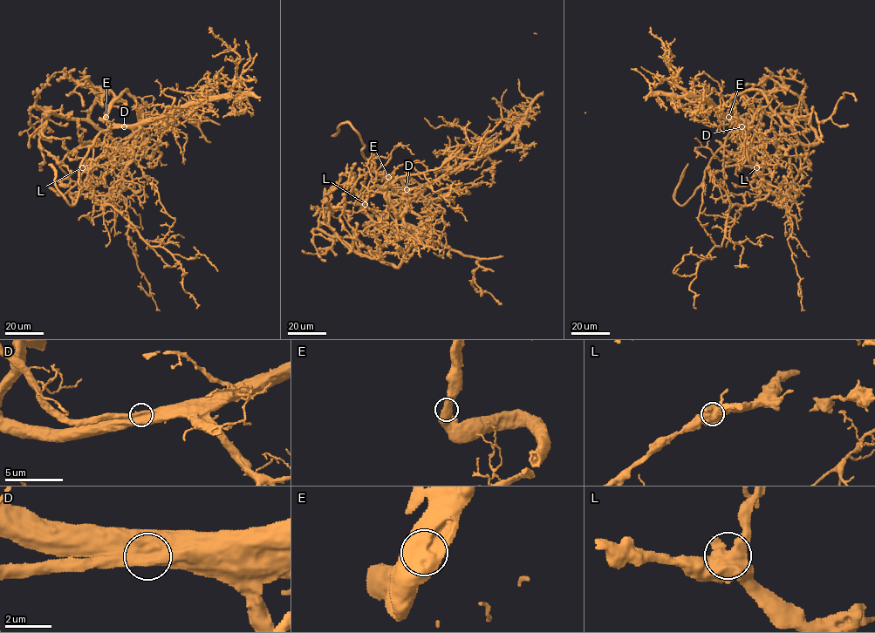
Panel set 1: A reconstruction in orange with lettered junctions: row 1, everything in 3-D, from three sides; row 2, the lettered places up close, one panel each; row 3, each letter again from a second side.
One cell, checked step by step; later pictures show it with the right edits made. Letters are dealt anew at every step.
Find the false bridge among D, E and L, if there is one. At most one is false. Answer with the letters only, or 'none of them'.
none of them

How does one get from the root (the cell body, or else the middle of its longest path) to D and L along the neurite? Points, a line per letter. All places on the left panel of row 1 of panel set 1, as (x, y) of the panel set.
D: (107, 116), (100, 119), (124, 126)
L: (107, 116), (108, 107), (126, 90), (137, 105), (140, 124), (127, 142), (131, 148), (108, 146), (82, 167)

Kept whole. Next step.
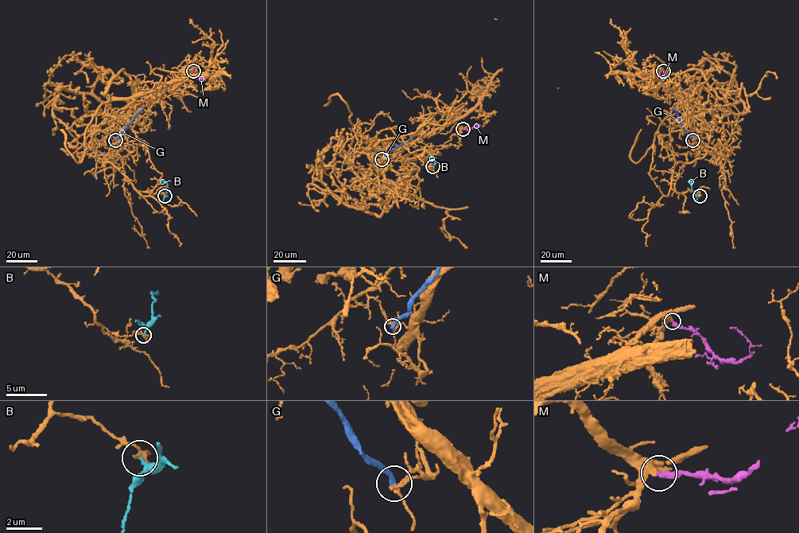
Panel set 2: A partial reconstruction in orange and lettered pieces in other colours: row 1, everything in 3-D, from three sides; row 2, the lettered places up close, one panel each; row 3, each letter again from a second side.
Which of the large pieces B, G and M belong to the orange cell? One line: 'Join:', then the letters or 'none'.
Join: M

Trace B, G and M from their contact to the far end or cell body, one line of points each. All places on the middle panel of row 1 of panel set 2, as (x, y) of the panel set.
B: (433, 167), (436, 158), (428, 154)
G: (382, 159), (411, 138)
M: (463, 129), (479, 126), (475, 125)

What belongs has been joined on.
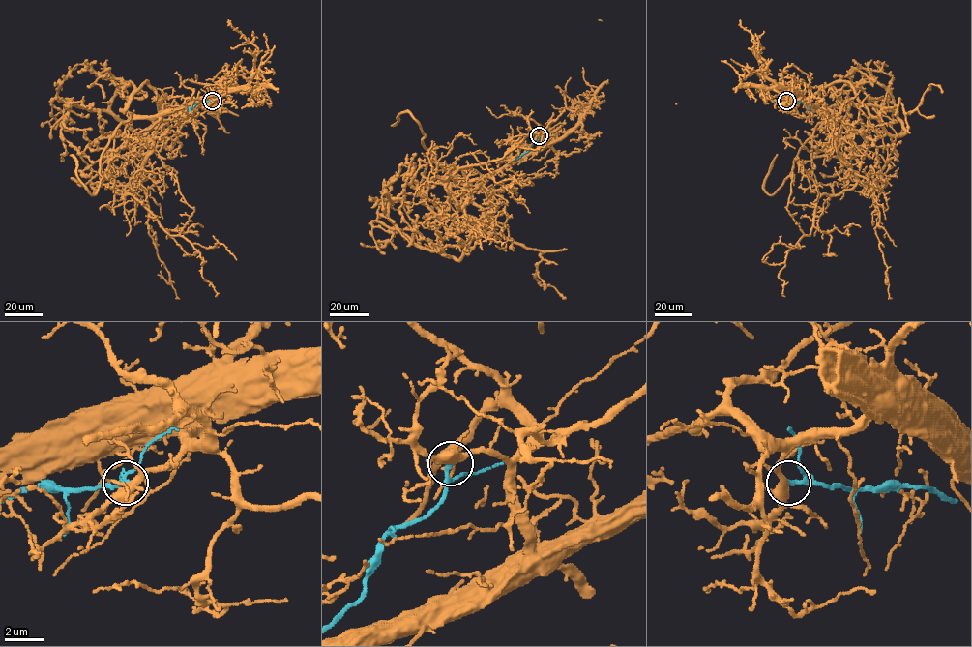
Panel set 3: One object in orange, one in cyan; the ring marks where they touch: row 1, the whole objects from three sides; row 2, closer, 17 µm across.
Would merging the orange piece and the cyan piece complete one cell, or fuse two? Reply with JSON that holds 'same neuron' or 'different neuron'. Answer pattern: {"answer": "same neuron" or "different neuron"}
{"answer": "different neuron"}

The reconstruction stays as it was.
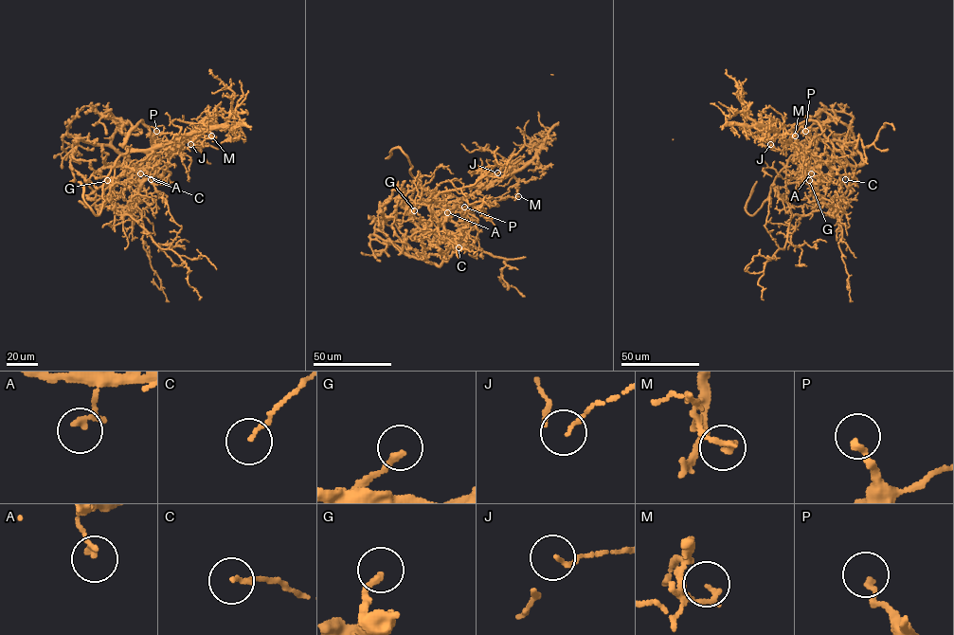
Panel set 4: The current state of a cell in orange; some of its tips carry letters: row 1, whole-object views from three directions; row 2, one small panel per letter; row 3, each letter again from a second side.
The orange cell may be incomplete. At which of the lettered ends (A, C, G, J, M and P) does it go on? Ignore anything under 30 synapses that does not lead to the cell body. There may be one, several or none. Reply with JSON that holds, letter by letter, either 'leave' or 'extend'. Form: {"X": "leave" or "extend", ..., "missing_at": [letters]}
{"A": "leave", "C": "leave", "G": "leave", "J": "leave", "M": "leave", "P": "extend", "missing_at": ["P"]}

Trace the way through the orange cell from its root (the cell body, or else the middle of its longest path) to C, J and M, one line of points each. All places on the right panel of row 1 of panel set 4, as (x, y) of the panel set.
C: (791, 142), (802, 147), (800, 152), (808, 151), (818, 156), (826, 154), (839, 161), (845, 168), (845, 179)
J: (791, 142), (772, 132), (768, 133), (770, 144)
M: (791, 142), (802, 149), (789, 143), (773, 126), (779, 121), (787, 132), (795, 136)

